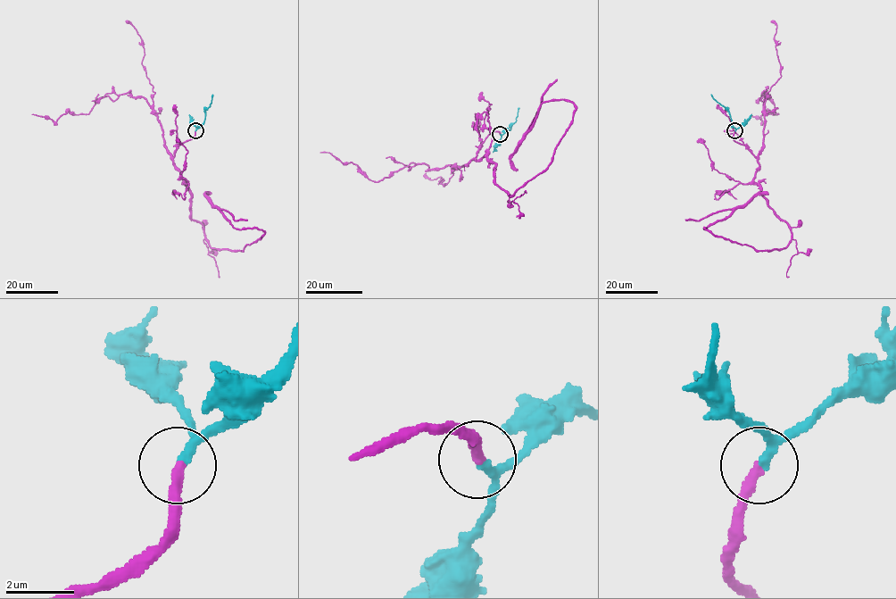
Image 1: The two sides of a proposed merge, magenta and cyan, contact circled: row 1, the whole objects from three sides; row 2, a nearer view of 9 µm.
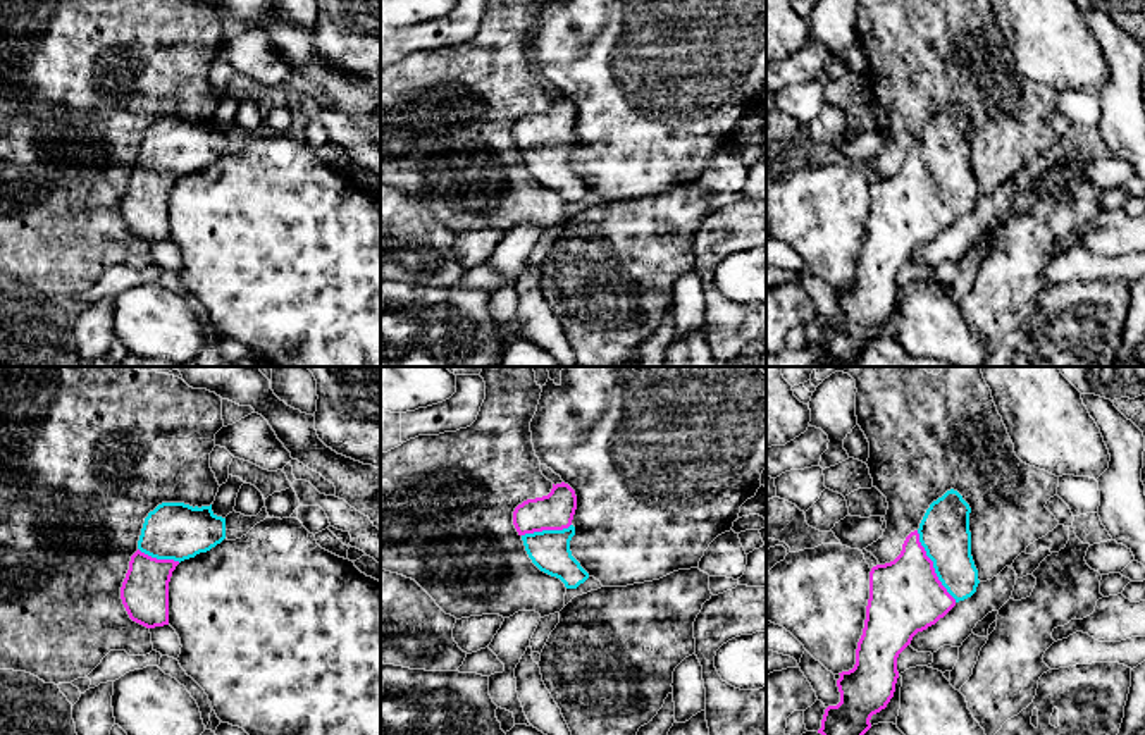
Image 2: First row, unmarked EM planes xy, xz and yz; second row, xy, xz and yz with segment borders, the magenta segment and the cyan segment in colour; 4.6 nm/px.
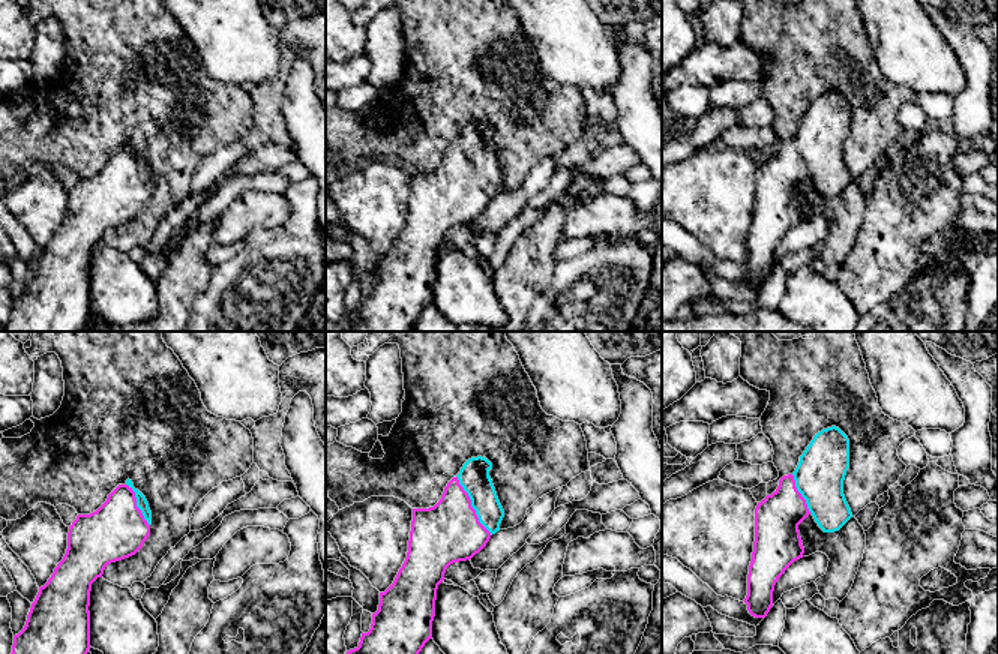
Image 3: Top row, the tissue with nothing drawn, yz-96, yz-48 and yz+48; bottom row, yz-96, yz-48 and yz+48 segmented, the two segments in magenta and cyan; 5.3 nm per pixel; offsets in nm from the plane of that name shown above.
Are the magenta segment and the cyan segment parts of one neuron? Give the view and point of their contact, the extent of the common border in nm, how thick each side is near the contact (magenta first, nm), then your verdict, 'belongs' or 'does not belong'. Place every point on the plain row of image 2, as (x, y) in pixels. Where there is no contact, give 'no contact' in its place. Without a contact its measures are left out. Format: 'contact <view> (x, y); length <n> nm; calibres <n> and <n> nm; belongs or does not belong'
contact yz (932, 181); length 380 nm; calibres 340 and 240 nm; belongs

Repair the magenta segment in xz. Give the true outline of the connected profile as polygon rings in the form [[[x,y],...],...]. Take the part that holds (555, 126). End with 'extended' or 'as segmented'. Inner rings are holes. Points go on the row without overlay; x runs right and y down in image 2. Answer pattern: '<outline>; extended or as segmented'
[[[561,96],[553,98],[548,110],[527,114],[513,126],[513,139],[532,177],[541,186],[560,193],[566,203],[577,203],[589,193],[570,165],[575,124],[575,105]]]; extended

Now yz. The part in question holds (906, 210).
[[[950,103],[926,124],[919,143],[911,146],[901,169],[870,186],[870,213],[863,250],[856,263],[856,279],[839,287],[840,317],[825,324],[825,353],[854,361],[871,343],[871,330],[887,322],[899,293],[897,272],[918,246],[944,232],[959,215],[971,212],[980,198],[971,170],[969,119]]]; extended

